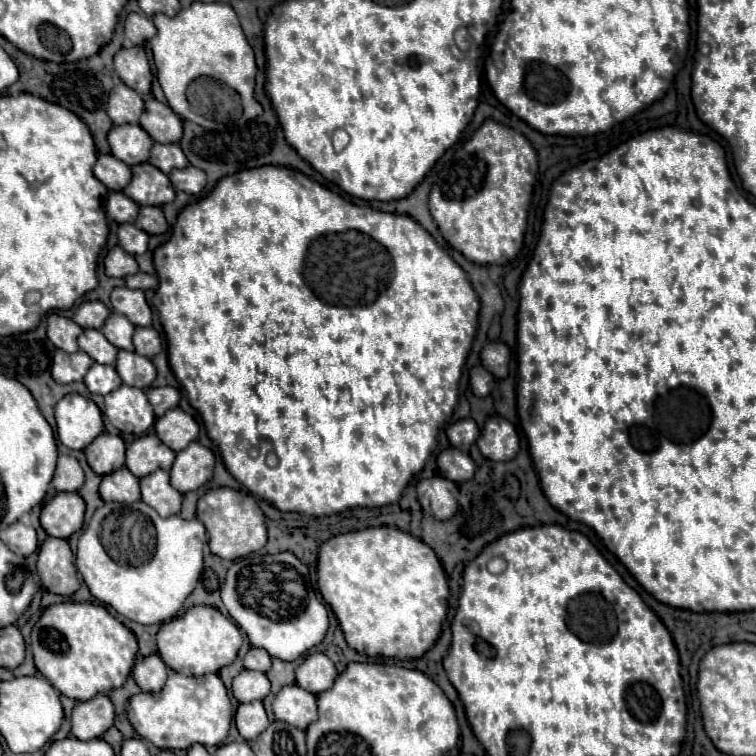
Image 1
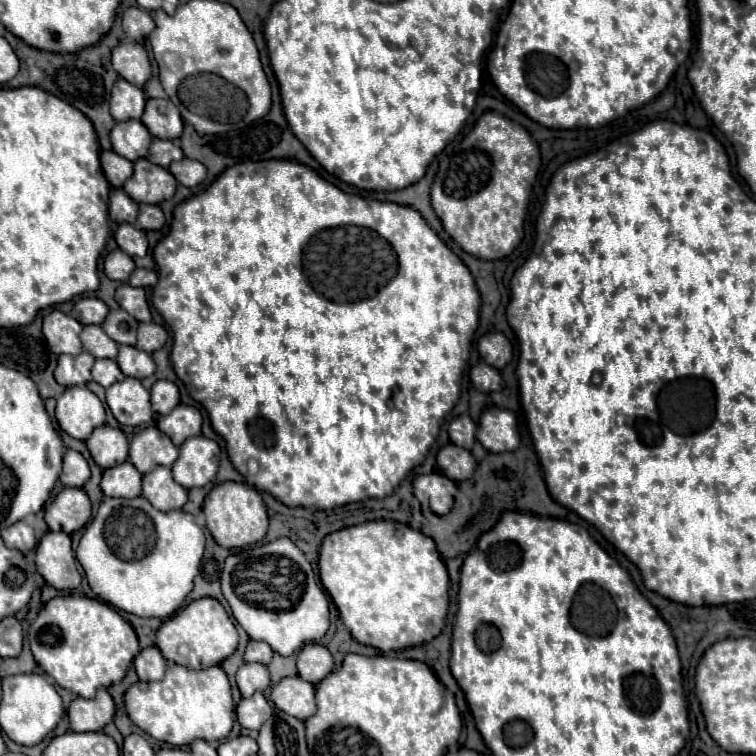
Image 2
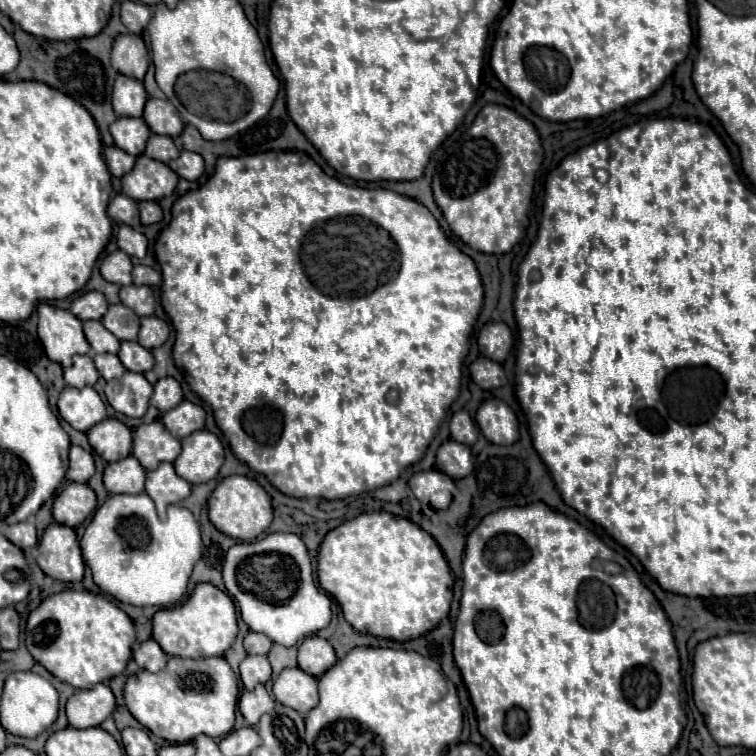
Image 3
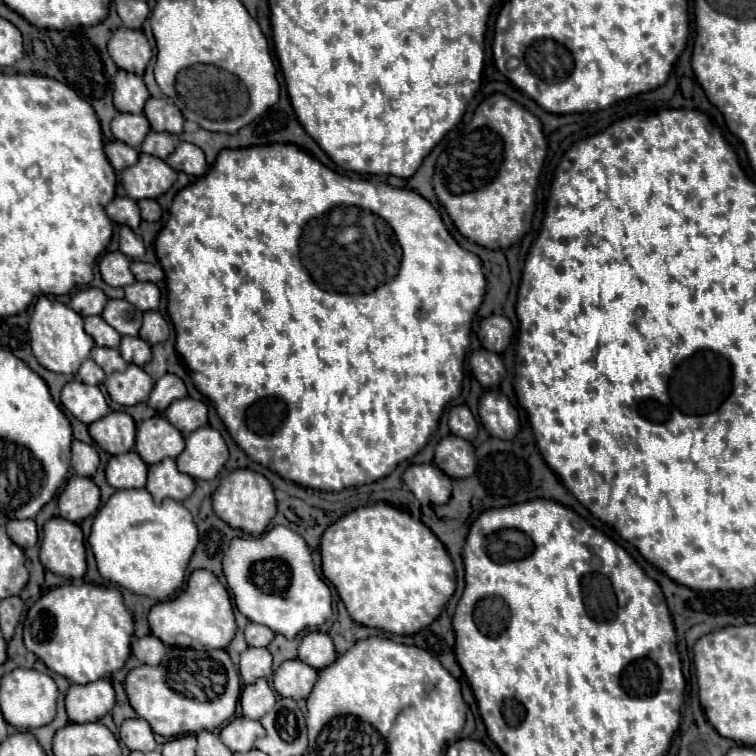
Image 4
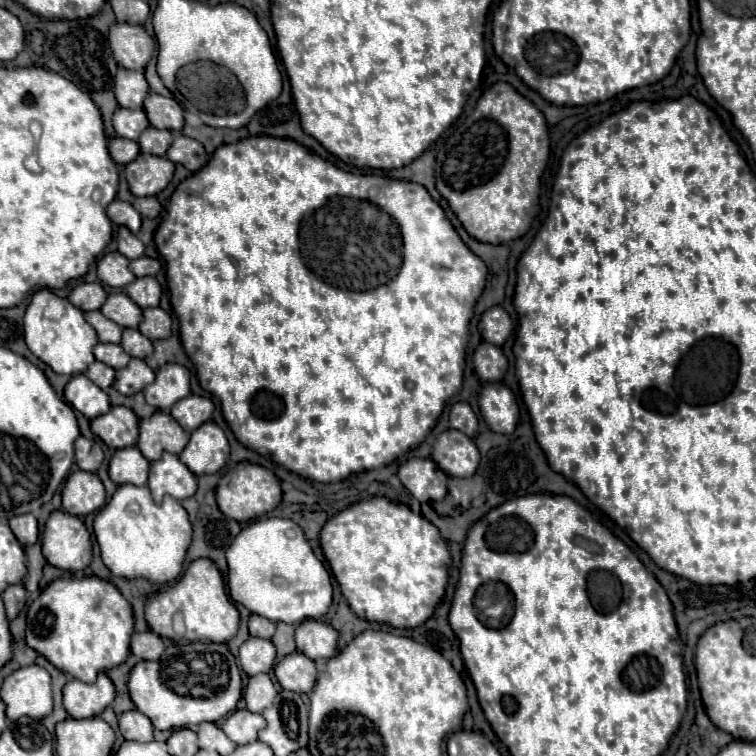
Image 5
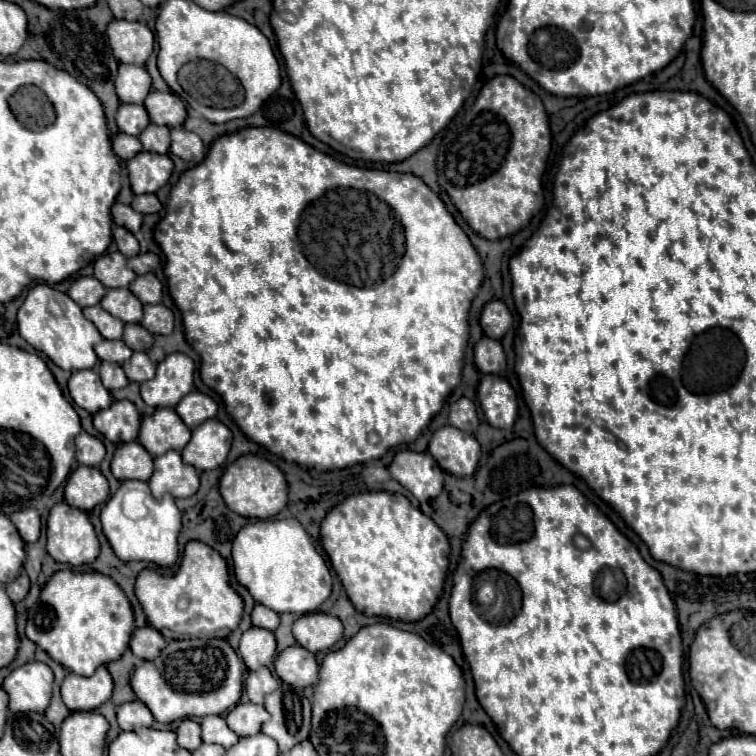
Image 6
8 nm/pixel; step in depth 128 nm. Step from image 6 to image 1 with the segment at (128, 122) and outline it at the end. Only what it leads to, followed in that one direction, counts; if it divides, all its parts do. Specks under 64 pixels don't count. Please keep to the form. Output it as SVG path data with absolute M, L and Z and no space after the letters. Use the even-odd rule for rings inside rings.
M124 124L124 126L114 126L108 132L108 142L110 142L110 152L114 158L122 160L128 166L144 164L150 158L150 148L152 148L152 138L148 132L140 128L140 124Z

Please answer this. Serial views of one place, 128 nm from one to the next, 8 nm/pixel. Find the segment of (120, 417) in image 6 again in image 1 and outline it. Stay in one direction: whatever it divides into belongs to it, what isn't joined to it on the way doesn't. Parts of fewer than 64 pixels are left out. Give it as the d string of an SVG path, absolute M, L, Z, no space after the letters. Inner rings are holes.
M102 432L86 450L86 460L90 464L90 468L98 474L98 476L106 476L110 472L116 472L124 466L124 452L126 446L122 442L120 436Z

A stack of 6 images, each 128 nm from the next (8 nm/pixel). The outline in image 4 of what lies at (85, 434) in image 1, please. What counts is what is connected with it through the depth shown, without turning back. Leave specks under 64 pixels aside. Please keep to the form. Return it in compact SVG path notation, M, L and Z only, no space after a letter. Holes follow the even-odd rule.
M72 380L62 388L60 402L70 414L74 414L76 420L80 420L86 426L110 412L100 388L80 384L78 380Z

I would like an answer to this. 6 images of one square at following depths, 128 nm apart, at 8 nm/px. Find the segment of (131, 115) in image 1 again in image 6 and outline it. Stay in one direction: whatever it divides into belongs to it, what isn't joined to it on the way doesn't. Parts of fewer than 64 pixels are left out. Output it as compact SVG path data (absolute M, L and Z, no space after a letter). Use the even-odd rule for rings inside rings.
M120 64L118 76L114 80L116 94L122 104L142 104L144 96L150 92L152 82L144 66Z

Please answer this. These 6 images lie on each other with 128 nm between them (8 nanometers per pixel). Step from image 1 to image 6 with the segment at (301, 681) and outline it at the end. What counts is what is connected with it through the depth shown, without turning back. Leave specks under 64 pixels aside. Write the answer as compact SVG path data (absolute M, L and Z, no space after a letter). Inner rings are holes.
M310 612L296 620L292 634L300 646L316 654L320 650L332 648L342 638L342 622L332 614Z

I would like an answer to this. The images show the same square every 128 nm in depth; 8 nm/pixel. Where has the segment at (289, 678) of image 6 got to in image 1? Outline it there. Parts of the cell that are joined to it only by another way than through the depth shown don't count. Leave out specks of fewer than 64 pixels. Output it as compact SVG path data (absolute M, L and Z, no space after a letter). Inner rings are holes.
M296 684L282 688L276 694L272 702L272 710L274 710L276 720L282 720L300 730L306 730L308 724L312 724L318 716L316 696Z

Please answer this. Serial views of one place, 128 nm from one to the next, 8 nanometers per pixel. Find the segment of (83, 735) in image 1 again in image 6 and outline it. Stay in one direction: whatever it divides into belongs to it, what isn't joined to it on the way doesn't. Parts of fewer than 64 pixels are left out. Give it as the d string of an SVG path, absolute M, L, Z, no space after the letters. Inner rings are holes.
M100 666L90 678L68 674L62 682L62 700L70 712L90 712L108 702L114 682L106 666Z

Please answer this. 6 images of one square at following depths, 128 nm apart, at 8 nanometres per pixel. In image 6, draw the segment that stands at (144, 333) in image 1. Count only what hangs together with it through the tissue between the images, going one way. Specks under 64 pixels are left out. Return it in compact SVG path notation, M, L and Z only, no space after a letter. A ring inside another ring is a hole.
M146 304L140 324L152 334L168 336L172 334L172 328L174 328L174 316L172 316L172 310L166 308L164 304Z

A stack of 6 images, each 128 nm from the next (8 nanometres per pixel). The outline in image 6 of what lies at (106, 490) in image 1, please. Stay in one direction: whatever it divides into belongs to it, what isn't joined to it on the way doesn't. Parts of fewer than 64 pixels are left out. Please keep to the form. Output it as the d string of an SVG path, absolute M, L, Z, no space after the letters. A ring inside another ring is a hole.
M140 442L120 444L112 458L112 474L122 480L142 480L146 482L152 476L152 456L142 448Z

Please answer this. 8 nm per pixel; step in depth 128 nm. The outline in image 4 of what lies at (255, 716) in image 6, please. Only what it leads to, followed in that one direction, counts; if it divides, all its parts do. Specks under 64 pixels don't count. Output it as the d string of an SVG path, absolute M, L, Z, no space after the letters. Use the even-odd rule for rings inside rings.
M234 718L220 732L220 740L230 748L230 752L248 752L254 748L256 738L262 736L264 736L262 724L248 718Z

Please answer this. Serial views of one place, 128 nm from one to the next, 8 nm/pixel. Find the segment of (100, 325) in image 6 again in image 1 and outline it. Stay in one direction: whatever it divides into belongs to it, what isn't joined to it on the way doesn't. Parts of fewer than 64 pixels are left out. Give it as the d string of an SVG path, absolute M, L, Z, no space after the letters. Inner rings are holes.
M92 328L84 330L78 336L78 346L98 364L114 364L116 362L118 348L112 346L100 330L92 330Z

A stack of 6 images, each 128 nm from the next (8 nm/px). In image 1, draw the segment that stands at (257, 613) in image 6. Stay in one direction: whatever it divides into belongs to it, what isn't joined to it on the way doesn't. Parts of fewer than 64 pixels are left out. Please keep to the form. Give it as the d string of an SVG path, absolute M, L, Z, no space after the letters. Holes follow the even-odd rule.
M250 648L246 658L244 658L244 668L246 670L258 670L258 672L268 672L272 664L272 658L268 656L268 652L260 650L260 648Z

